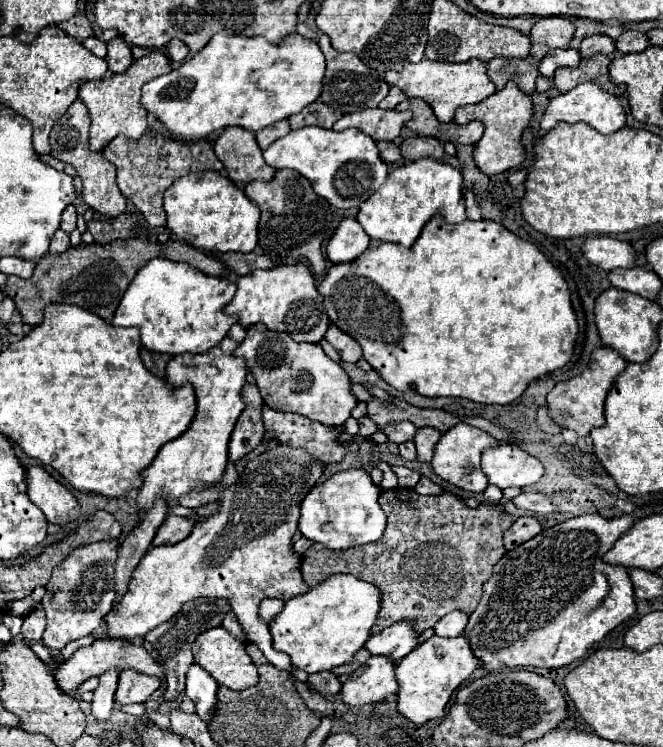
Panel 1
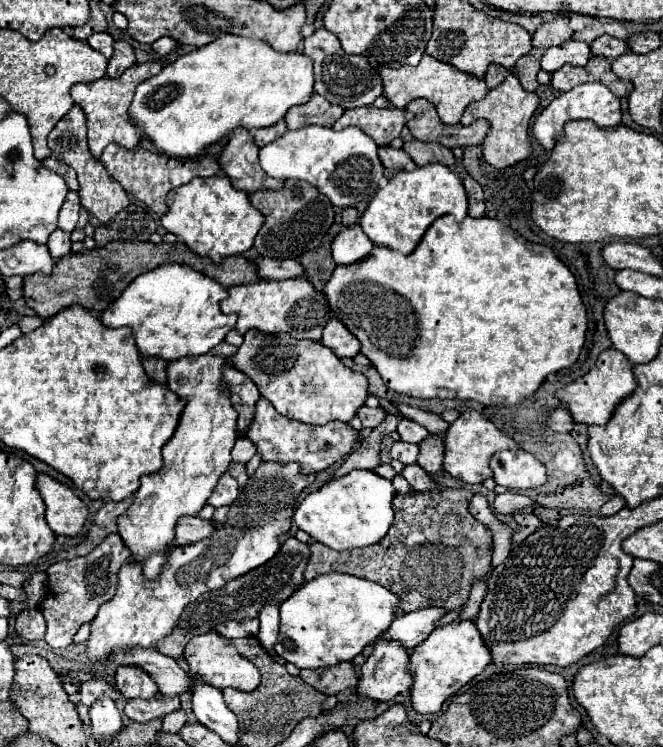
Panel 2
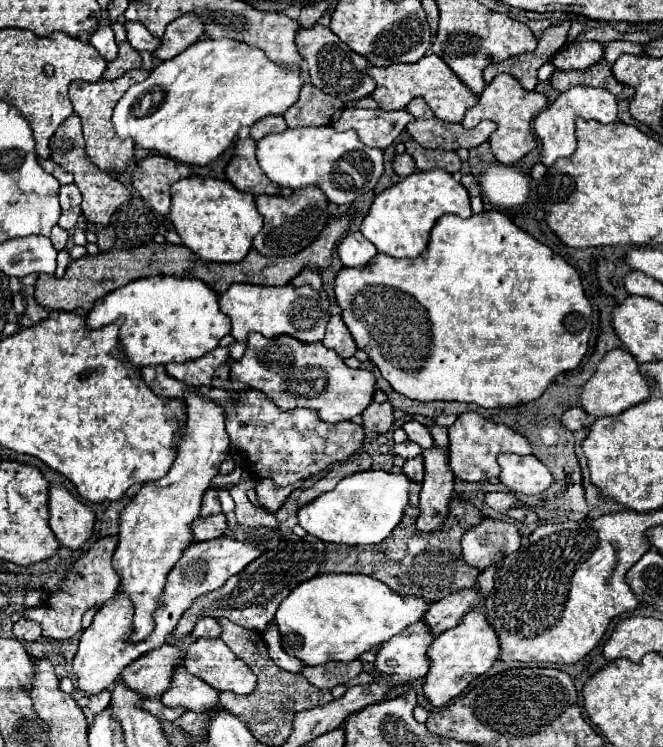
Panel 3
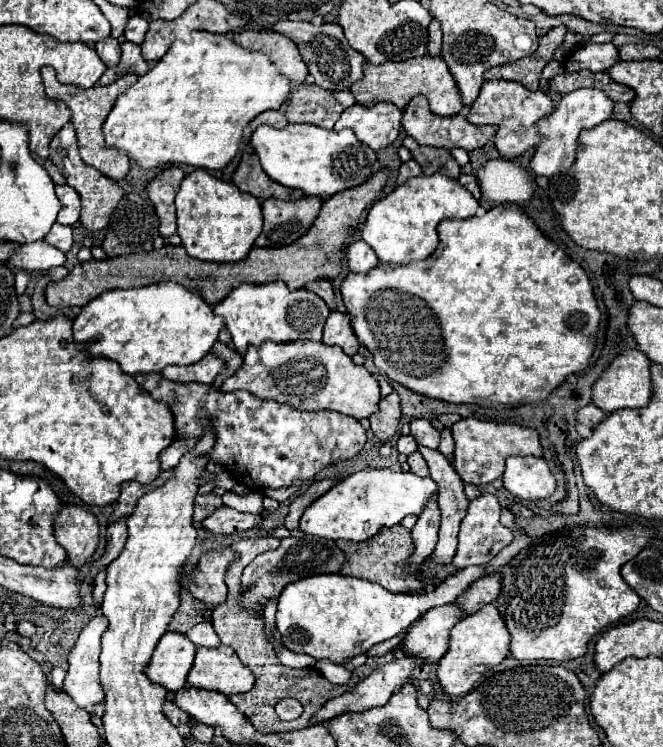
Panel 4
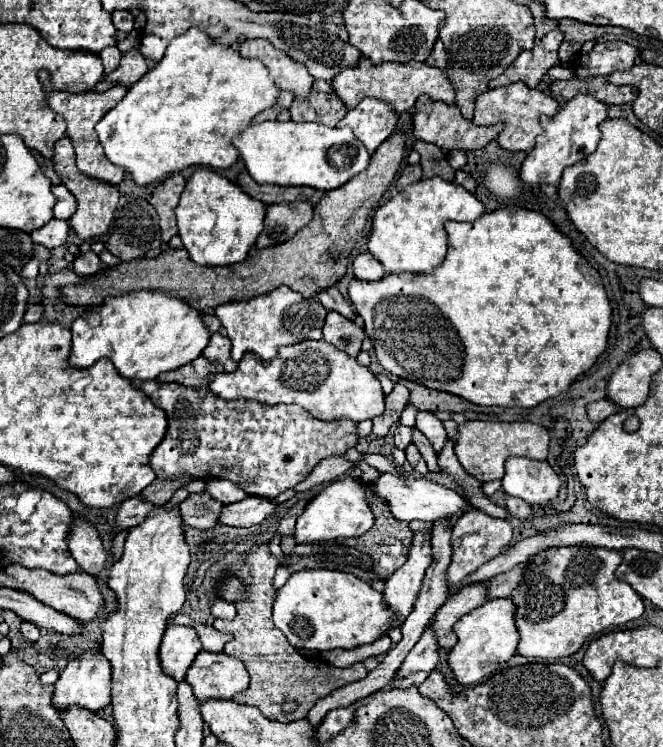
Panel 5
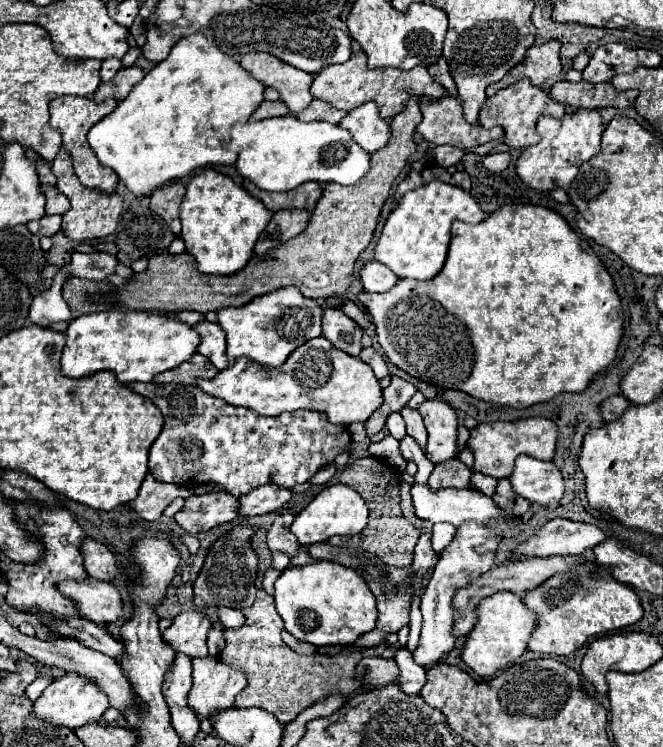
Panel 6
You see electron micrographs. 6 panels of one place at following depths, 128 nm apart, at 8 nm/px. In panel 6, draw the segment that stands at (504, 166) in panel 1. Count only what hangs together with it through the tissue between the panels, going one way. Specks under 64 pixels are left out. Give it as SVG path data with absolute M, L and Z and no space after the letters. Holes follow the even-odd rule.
M522 78L514 86L508 86L506 90L500 90L492 98L486 100L484 108L480 110L480 124L484 128L502 126L504 128L504 134L506 134L506 140L504 142L510 148L526 148L526 146L532 146L532 144L536 144L540 140L540 136L536 132L536 122L538 122L540 116L562 118L564 114L566 114L566 110L564 110L562 104L550 100L550 96L544 90L532 86L528 78Z

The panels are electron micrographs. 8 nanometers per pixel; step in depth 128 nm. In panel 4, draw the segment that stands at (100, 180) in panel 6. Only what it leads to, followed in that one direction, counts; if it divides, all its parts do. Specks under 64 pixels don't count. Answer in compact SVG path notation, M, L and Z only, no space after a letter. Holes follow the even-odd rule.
M44 66L42 68L42 82L44 82L44 88L46 88L46 96L54 102L64 102L70 112L72 112L72 126L76 130L76 136L78 136L78 146L80 146L80 156L86 164L94 166L96 170L100 170L104 176L112 178L112 180L122 180L126 174L128 174L128 168L130 168L130 160L126 156L120 156L116 152L112 152L106 144L104 144L104 138L102 138L102 124L106 120L106 116L110 114L116 98L126 92L136 80L138 76L120 76L116 82L108 84L108 86L92 86L92 88L80 88L80 86L64 86L56 80L56 74L54 74L54 68L50 66Z

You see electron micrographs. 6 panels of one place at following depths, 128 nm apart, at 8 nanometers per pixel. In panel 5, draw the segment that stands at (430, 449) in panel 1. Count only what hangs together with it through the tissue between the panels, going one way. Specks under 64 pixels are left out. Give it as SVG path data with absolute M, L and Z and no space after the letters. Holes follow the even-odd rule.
M414 534L410 554L404 566L400 566L384 584L382 596L388 608L394 612L392 628L400 628L408 614L412 612L412 606L418 598L424 572L432 564L432 548L430 540L424 534Z

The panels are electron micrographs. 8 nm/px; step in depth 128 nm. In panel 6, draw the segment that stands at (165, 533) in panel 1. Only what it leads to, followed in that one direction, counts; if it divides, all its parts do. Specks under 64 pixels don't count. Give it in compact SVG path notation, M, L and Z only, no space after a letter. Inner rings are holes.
M264 484L256 490L252 490L248 496L240 498L240 514L242 516L258 516L276 512L284 504L292 500L294 492L290 488L282 488L276 484Z

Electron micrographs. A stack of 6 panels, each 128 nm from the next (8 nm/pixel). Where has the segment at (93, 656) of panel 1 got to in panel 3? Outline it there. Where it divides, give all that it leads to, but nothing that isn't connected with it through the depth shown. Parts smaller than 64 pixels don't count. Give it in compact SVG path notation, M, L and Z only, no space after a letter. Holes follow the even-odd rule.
M178 666L170 690L162 694L162 702L170 708L182 706L196 714L214 714L220 710L218 690L188 674L184 666Z

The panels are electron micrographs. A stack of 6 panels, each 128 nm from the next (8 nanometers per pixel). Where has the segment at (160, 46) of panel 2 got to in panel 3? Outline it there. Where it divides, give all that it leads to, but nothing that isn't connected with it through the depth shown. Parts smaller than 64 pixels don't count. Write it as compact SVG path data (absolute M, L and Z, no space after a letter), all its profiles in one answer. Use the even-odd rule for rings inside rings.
M126 22L124 28L126 28L126 34L128 34L128 42L130 42L138 52L144 52L144 50L154 52L154 50L158 48L160 40L158 40L156 36L152 36L152 34L148 32L148 28L144 28L144 24L140 24L140 22Z

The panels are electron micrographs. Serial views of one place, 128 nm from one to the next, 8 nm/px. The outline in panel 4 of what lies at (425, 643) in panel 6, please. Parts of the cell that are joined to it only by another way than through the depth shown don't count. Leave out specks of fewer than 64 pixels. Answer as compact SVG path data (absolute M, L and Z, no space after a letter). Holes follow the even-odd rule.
M482 494L476 500L470 502L468 514L464 516L458 532L458 552L452 560L452 566L456 570L472 566L472 564L486 564L490 562L504 546L508 546L514 538L514 532L500 524L500 502L494 494ZM406 654L406 656L398 656L398 658L394 658L392 662L388 662L388 664L380 666L380 668L376 668L368 678L360 680L360 684L356 684L356 688L344 692L344 694L338 696L338 698L328 700L328 702L324 704L324 708L320 708L320 712L316 712L316 716L312 718L312 722L328 722L330 718L334 718L334 716L338 716L338 714L344 714L344 712L362 712L362 710L368 710L368 708L374 708L374 706L384 706L384 702L386 702L394 692L398 692L398 688L402 688L402 686L410 680L410 676L412 676L416 664L418 664L418 658Z

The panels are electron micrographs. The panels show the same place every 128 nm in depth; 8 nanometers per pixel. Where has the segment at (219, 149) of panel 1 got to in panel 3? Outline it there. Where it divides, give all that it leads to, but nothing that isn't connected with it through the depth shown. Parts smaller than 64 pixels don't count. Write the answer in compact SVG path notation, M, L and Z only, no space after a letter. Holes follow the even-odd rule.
M252 138L238 140L234 158L230 160L226 168L228 180L240 190L254 196L260 194L276 194L276 196L290 196L290 188L280 188L268 176L260 170L260 164L256 160L256 142Z

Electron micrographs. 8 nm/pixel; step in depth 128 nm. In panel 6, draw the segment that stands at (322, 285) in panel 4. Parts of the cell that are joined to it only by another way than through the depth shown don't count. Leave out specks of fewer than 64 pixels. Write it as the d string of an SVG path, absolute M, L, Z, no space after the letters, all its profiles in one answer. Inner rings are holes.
M346 300L346 302L344 302L342 312L344 312L344 314L348 314L348 318L352 318L352 320L354 320L356 324L360 324L364 330L372 326L370 318L368 318L368 316L366 316L366 314L364 314L364 312L354 304L354 302L350 302L350 300Z

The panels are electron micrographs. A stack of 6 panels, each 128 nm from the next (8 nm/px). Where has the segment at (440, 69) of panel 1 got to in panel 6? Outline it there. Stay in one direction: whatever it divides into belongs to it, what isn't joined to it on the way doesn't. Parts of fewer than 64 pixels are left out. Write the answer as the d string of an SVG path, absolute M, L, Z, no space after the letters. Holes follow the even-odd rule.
M360 50L358 54L350 56L344 64L330 64L316 72L314 82L310 86L310 94L320 100L328 100L334 108L340 110L352 110L360 106L362 102L376 102L378 114L386 120L396 116L404 102L410 96L428 96L428 98L440 98L446 94L446 90L428 74L426 68L412 68L412 70L396 70L396 68L378 68L370 70L366 66L366 54Z

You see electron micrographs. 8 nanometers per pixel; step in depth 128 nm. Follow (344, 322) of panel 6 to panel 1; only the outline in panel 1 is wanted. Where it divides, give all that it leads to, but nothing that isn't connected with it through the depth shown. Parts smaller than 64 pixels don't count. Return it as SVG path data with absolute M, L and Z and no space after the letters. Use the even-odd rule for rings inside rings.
M330 324L326 332L326 340L336 348L336 352L342 356L344 362L358 362L362 358L360 344L352 336L344 334L336 324Z

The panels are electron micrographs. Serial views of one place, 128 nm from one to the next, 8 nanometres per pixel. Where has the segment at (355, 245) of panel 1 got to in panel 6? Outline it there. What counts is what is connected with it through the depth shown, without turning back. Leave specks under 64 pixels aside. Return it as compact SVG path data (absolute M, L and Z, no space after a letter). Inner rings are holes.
M376 260L368 262L362 268L360 276L362 276L362 284L366 292L388 292L390 288L396 286L396 280L398 280L398 276L390 272L390 268L386 268L384 264Z

